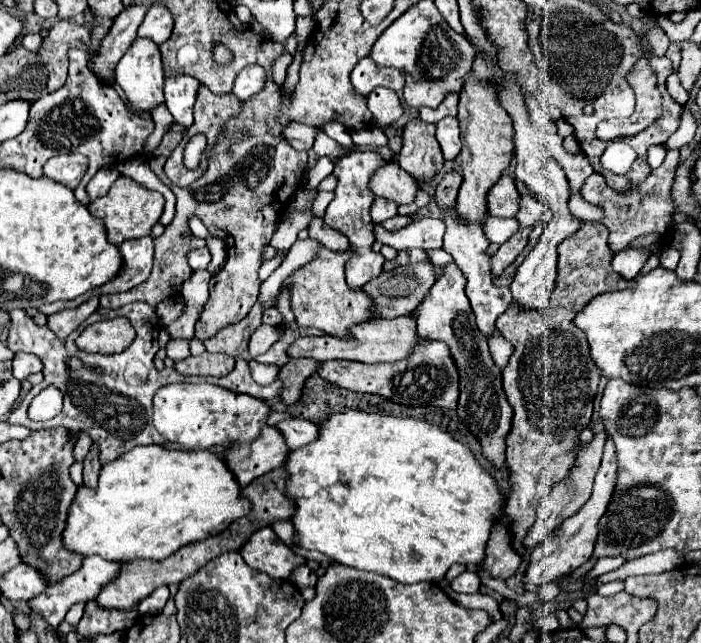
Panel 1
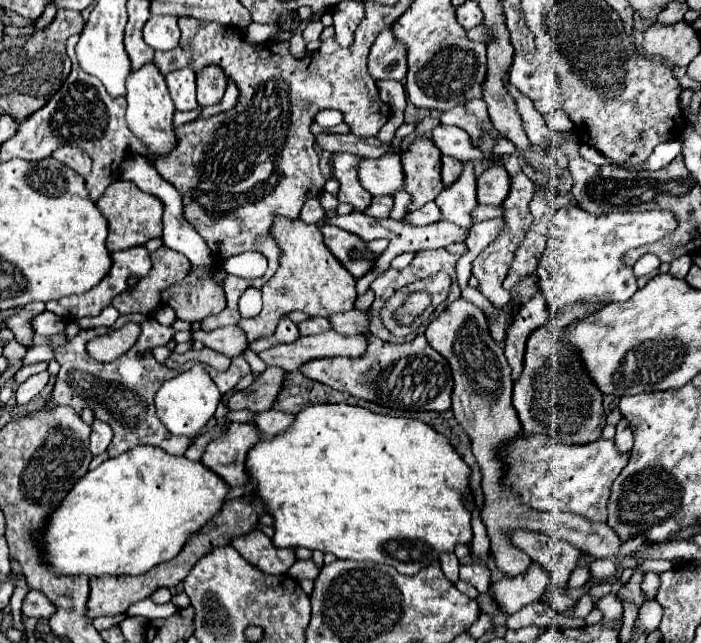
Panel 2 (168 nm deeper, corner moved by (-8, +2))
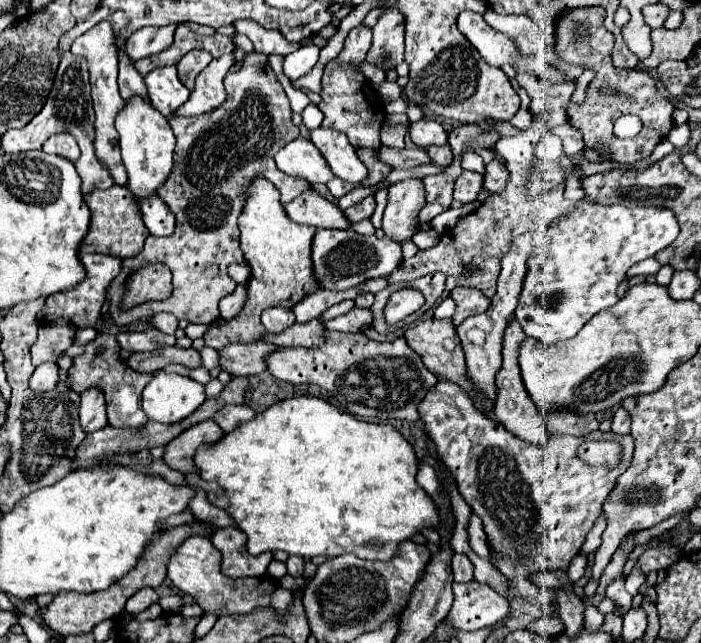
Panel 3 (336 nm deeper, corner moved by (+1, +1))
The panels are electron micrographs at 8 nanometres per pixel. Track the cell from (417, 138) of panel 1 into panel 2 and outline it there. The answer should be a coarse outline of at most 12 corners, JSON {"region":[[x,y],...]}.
{"region":[[417,138],[401,156],[407,212],[431,202],[441,184],[441,152]]}

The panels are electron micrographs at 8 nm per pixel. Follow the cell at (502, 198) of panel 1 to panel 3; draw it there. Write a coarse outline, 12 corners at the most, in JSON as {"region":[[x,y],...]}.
{"region":[[462,171],[454,185],[454,199],[470,203],[484,187],[484,175]]}

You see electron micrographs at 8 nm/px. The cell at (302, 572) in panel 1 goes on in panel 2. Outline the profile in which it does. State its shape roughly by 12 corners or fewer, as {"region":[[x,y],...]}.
{"region":[[297,560],[289,568],[295,580],[315,580],[319,568],[313,560]]}

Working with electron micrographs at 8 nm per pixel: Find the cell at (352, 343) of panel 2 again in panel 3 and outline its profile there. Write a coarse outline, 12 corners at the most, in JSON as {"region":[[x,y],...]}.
{"region":[[266,341],[234,343],[220,351],[230,375],[264,373],[270,353],[282,347]]}

